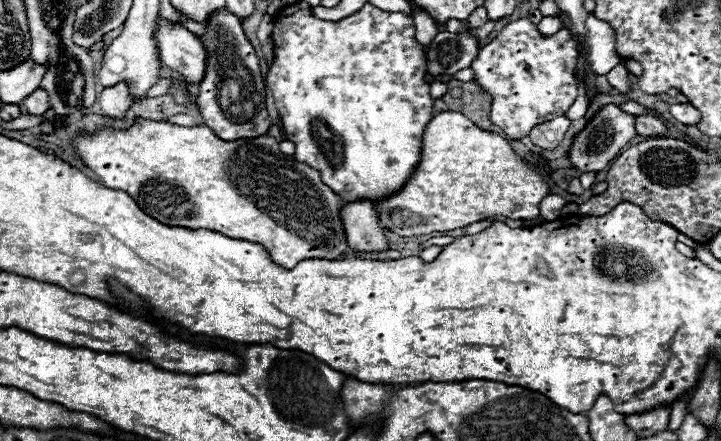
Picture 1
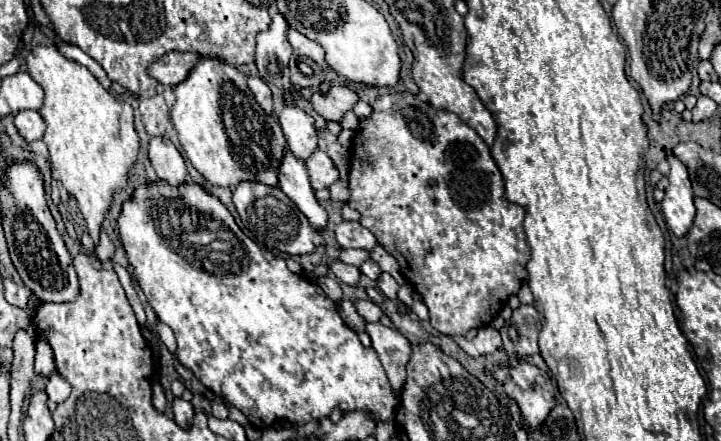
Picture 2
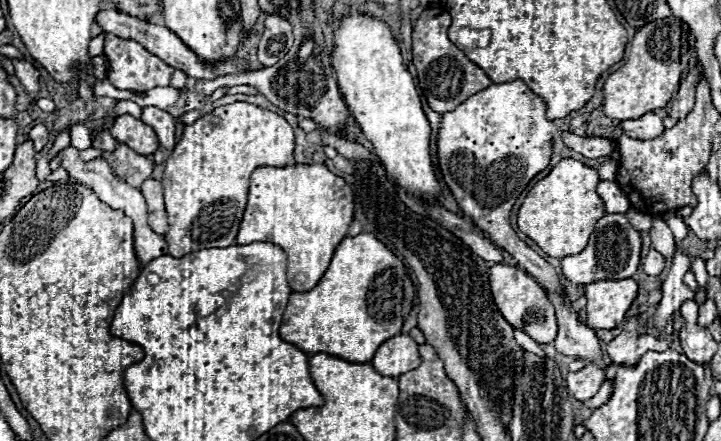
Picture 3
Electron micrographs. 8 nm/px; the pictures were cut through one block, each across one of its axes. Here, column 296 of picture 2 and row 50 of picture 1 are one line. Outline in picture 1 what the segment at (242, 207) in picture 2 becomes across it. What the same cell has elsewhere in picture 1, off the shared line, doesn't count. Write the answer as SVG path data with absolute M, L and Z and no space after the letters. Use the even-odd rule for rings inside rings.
M216 12L208 22L206 36L200 38L208 48L208 70L200 84L200 114L204 124L214 130L222 140L238 138L258 138L268 134L272 122L264 104L264 78L260 74L258 56L252 44L248 42L242 22L236 20L230 12Z

